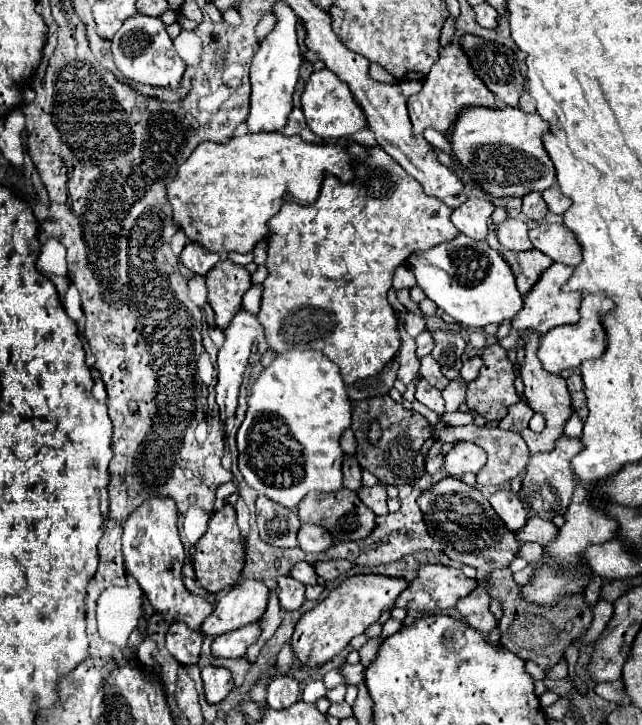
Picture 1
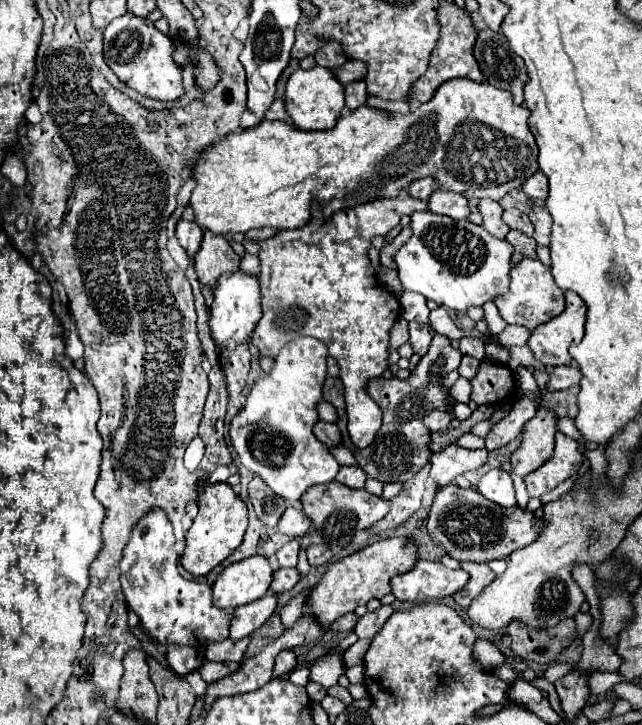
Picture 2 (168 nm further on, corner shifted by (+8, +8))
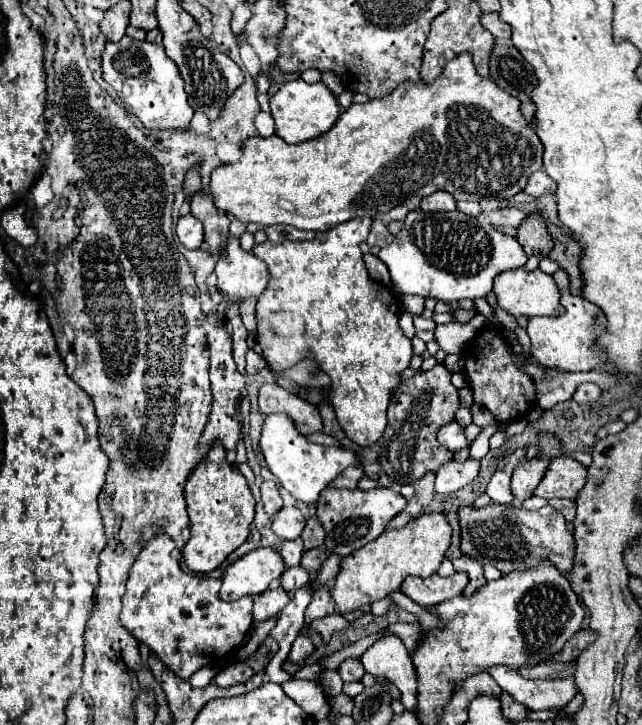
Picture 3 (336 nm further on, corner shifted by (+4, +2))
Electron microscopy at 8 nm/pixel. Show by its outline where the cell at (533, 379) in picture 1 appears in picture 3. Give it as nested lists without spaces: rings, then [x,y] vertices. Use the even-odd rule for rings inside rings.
[[[538,454],[536,458],[528,460],[526,464],[516,466],[514,476],[512,476],[512,494],[516,496],[516,500],[526,500],[534,494],[536,486],[540,484],[540,480],[544,478],[548,466],[550,466],[550,456]]]

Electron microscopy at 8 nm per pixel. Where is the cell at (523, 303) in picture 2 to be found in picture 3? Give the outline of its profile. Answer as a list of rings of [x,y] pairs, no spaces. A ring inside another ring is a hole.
[[[514,268],[514,270],[502,272],[494,280],[494,294],[496,294],[498,306],[514,318],[520,318],[520,316],[526,316],[526,318],[558,316],[564,312],[564,308],[560,304],[560,290],[558,290],[554,278],[546,272],[542,272],[540,268],[536,268],[532,272],[528,272],[526,268]]]

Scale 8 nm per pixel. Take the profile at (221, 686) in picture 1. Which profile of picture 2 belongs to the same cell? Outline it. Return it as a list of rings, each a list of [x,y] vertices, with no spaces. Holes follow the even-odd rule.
[[[206,660],[198,672],[202,674],[204,682],[212,684],[212,682],[232,674],[232,664],[230,662],[210,662],[210,660]]]

